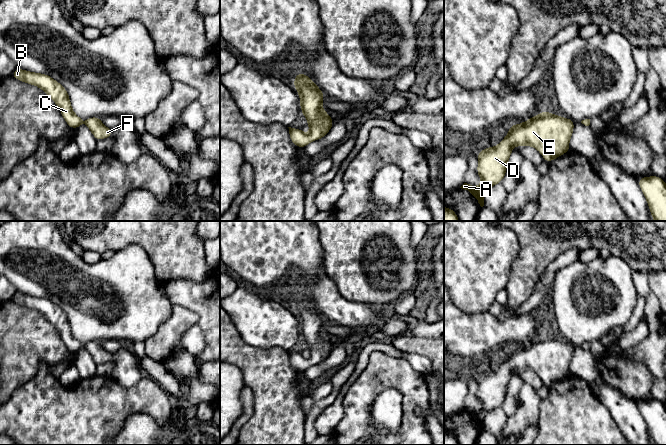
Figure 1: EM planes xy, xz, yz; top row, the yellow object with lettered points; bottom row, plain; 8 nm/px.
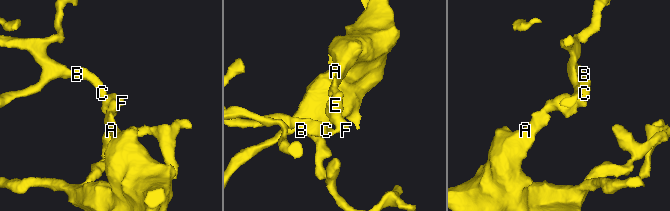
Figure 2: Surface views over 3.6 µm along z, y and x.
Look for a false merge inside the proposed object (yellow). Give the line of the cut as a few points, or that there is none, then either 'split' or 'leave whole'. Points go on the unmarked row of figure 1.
no cut; leave whole

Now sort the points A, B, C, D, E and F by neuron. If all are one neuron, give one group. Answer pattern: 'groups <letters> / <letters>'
groups A B C D E F

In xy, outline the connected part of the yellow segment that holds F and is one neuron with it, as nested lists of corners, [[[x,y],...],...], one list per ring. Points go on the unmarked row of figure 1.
[[[18,291],[11,300],[19,305],[41,312],[57,328],[70,352],[77,353],[85,347],[97,365],[112,360],[113,354],[104,350],[101,342],[90,341],[83,345],[78,341],[72,334],[67,314],[52,301],[42,297],[25,295]]]

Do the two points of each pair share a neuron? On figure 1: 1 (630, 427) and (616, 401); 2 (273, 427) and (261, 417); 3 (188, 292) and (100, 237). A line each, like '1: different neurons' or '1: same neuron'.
1: same neuron
2: same neuron
3: different neurons

